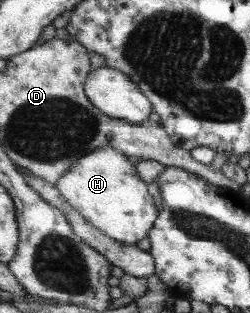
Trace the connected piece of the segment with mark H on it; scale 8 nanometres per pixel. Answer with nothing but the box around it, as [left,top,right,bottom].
[56,147,162,245]

